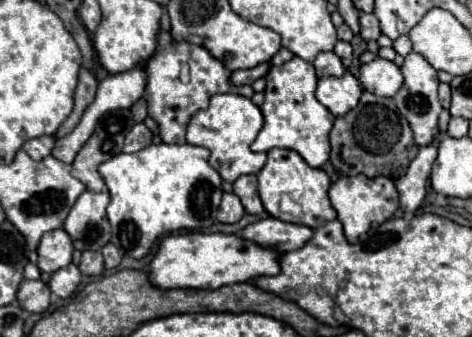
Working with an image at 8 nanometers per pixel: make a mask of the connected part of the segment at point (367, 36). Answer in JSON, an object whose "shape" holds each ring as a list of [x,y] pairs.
{"shape":[[[360,12],[360,36],[364,40],[378,40],[380,38],[380,24],[374,14]]]}

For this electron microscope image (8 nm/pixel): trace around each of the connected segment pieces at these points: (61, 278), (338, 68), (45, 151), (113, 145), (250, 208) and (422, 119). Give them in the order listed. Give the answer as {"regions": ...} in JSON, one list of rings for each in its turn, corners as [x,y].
{"regions":[[[[68,264],[66,268],[60,268],[58,272],[52,274],[50,290],[60,298],[70,298],[78,288],[78,284],[80,284],[80,270],[76,264]]],[[[320,52],[314,60],[314,68],[318,72],[318,78],[330,78],[330,76],[340,78],[346,72],[340,58],[334,52]]],[[[38,136],[38,138],[32,138],[24,144],[24,150],[28,152],[28,156],[32,160],[42,160],[46,156],[50,156],[54,148],[54,138],[52,136]]],[[[118,110],[112,114],[106,114],[92,138],[82,146],[78,156],[72,162],[72,176],[84,182],[84,186],[90,192],[102,192],[104,190],[104,180],[98,174],[98,164],[104,160],[110,160],[114,154],[122,150],[124,136],[126,132],[134,126],[130,110]]],[[[254,174],[240,176],[234,182],[234,194],[242,200],[248,214],[262,214],[264,212],[264,206],[262,206],[260,196],[258,196],[258,180]]],[[[410,52],[406,56],[400,70],[402,70],[402,76],[404,76],[404,84],[398,90],[398,94],[394,96],[394,102],[400,110],[400,114],[404,114],[406,120],[410,122],[416,144],[426,146],[438,134],[438,116],[442,112],[442,106],[440,106],[440,100],[438,100],[438,84],[440,84],[438,72],[416,52]]]]}

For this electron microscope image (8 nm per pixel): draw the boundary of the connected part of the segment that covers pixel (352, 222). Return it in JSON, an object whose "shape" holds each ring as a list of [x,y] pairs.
{"shape":[[[342,176],[340,180],[336,180],[330,186],[328,196],[330,196],[332,206],[338,212],[338,220],[342,222],[344,234],[346,234],[346,238],[350,242],[356,242],[370,228],[376,228],[378,224],[384,224],[398,210],[398,190],[396,190],[396,184],[394,184],[392,178],[386,178],[386,176],[376,176],[376,178],[368,178],[368,176]]]}

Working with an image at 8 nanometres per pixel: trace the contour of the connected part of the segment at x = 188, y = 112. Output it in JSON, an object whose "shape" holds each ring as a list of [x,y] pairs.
{"shape":[[[160,32],[158,48],[146,64],[148,84],[144,98],[148,102],[148,116],[152,116],[160,126],[160,138],[168,144],[184,144],[188,120],[202,108],[206,108],[212,94],[230,90],[230,72],[210,56],[208,50],[188,44],[172,42],[168,32]]]}

